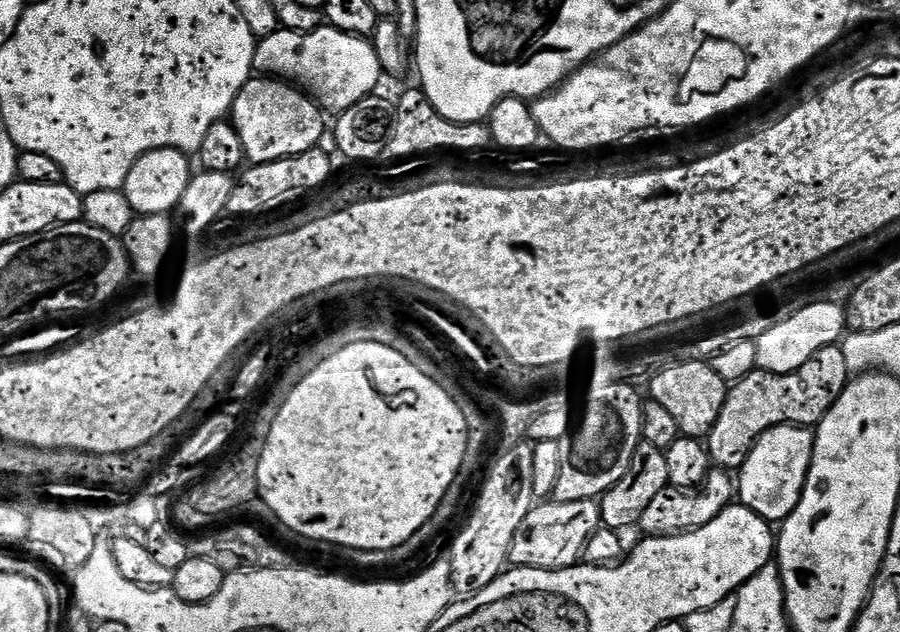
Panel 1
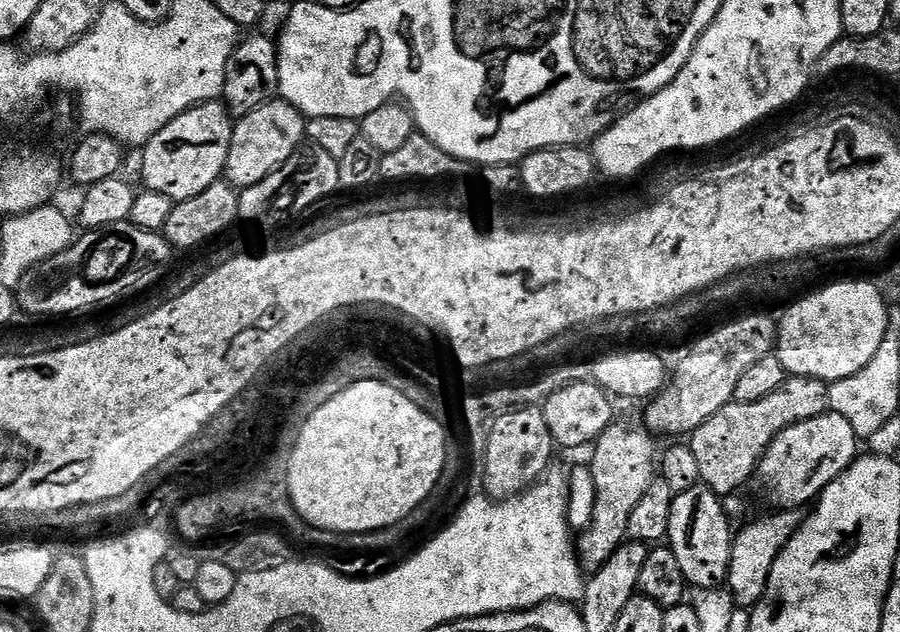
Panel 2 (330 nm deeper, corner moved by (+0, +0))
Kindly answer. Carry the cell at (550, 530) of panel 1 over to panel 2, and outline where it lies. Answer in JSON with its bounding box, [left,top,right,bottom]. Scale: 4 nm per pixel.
[575,422,658,573]

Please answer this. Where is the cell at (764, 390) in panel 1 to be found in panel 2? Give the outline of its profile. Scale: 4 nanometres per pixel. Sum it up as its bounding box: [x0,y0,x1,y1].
[690,376,829,497]

